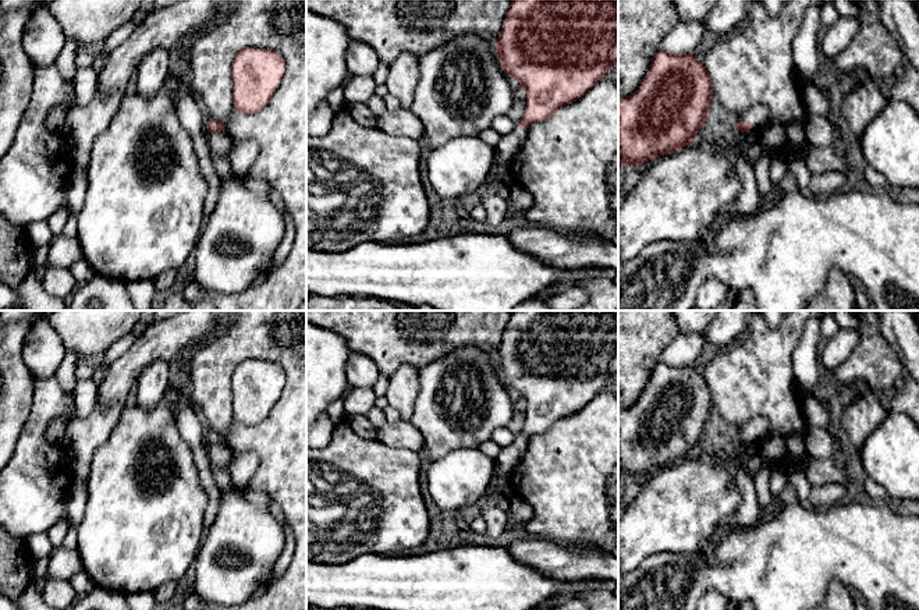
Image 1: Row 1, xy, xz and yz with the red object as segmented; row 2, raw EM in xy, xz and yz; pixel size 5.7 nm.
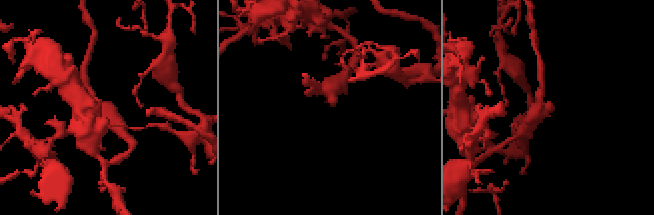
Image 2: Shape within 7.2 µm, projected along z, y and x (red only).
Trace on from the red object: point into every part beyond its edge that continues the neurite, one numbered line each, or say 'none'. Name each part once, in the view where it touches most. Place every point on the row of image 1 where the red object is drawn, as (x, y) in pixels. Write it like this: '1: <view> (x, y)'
1: yz (758, 116)

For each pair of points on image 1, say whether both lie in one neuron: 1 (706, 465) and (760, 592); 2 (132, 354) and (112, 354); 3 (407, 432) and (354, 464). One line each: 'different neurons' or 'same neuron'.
1: different neurons
2: different neurons
3: different neurons

